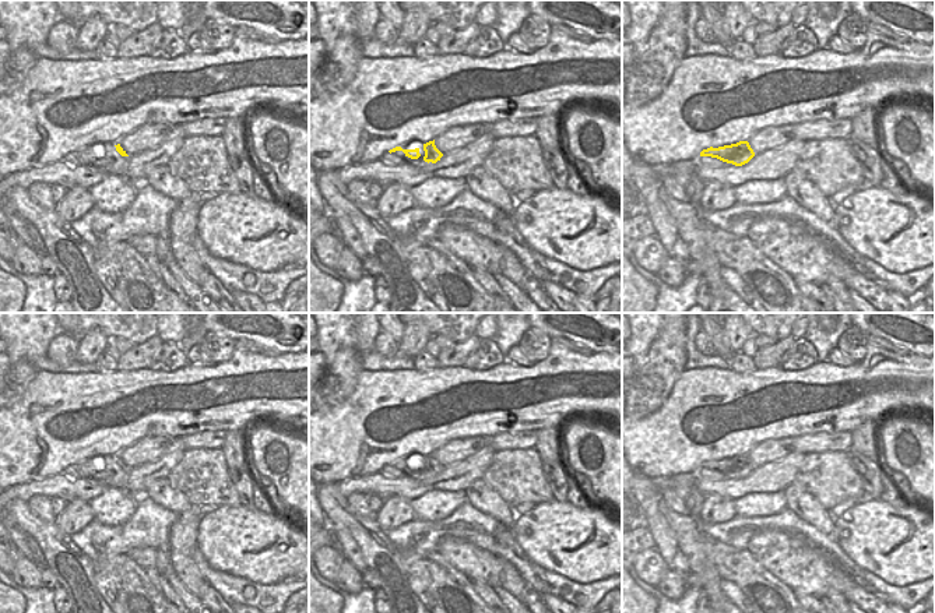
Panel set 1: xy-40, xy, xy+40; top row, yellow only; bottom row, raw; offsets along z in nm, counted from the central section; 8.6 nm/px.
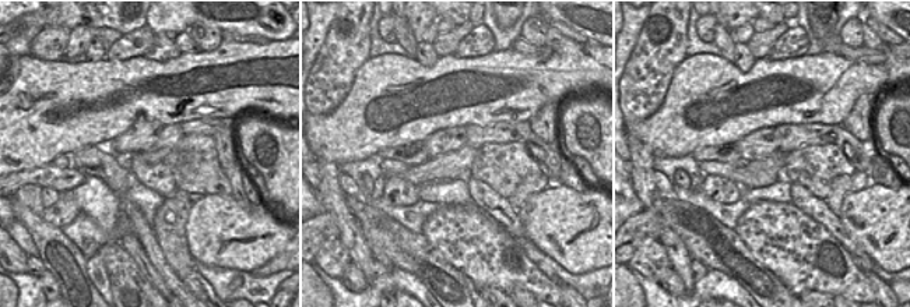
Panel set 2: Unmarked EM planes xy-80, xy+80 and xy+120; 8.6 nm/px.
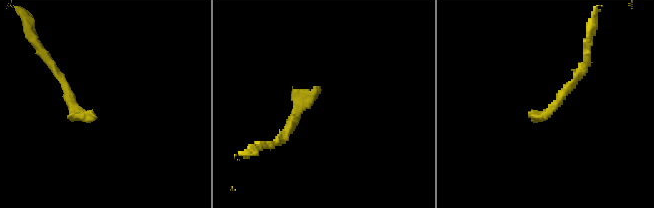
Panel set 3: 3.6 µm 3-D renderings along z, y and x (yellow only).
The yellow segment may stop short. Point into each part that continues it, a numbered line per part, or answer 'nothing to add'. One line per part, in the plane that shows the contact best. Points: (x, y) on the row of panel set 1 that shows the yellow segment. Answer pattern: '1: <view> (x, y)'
1: xy (419, 162)

